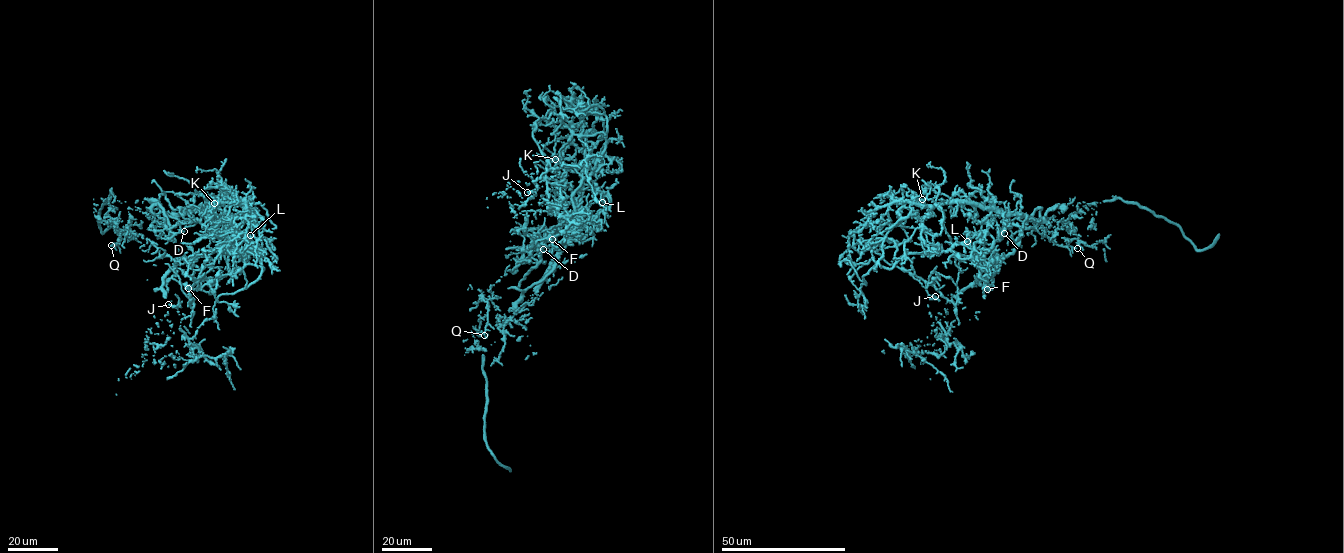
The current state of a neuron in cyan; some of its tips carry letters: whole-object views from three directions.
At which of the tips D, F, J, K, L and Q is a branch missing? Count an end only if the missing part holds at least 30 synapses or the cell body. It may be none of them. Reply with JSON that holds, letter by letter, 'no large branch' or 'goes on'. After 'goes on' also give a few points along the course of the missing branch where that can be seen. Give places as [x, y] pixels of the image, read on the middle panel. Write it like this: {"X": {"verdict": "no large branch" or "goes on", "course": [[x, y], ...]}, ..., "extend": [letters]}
{"D": {"verdict": "no large branch"}, "F": {"verdict": "goes on", "course": [[552, 239], [566, 236], [557, 235]]}, "J": {"verdict": "goes on", "course": [[527, 192], [517, 192], [522, 182], [519, 168], [507, 174], [500, 187]]}, "K": {"verdict": "no large branch"}, "L": {"verdict": "no large branch"}, "Q": {"verdict": "goes on", "course": [[484, 335], [446, 339], [433, 331], [425, 331]]}, "extend": ["F", "J", "Q"]}

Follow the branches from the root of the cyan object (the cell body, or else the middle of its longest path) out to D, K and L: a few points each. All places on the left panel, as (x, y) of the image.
D: (152, 211), (157, 204), (162, 208), (175, 241), (169, 233), (184, 231)
K: (152, 211), (195, 220), (183, 210), (194, 194), (243, 205), (226, 197), (214, 203)
L: (152, 211), (164, 211), (180, 220), (198, 220), (220, 241), (220, 254), (222, 249), (241, 251), (250, 235)

